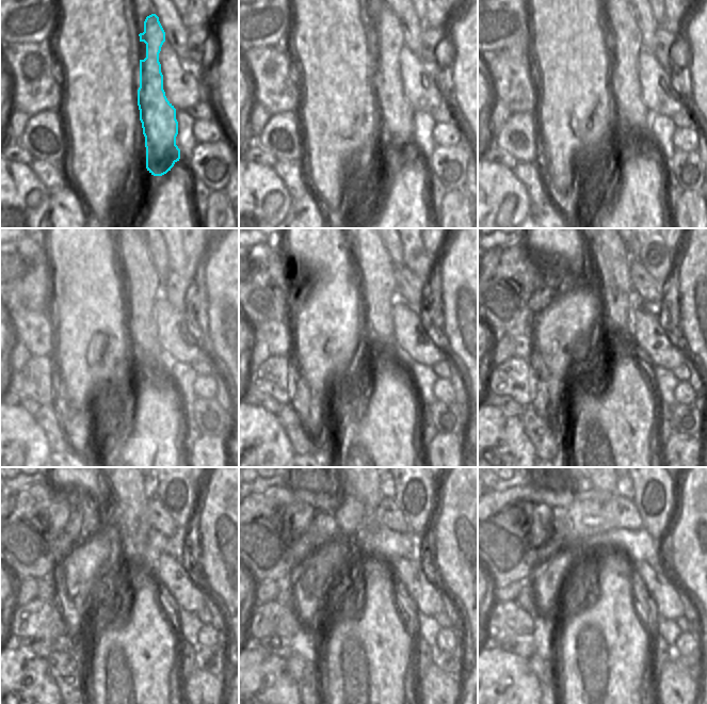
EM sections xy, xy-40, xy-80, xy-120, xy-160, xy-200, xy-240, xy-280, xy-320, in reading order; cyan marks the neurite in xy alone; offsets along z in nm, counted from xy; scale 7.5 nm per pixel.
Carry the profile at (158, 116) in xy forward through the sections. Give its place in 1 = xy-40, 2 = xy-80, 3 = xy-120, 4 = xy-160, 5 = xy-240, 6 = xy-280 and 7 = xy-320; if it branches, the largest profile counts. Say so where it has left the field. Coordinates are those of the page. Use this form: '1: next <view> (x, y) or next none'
1: next xy-40 (396, 114)
2: next xy-80 (627, 44)
3: next xy-120 (145, 286)
4: next xy-160 (373, 264)
5: next xy-240 (130, 489)
6: next xy-280 (369, 489)
7: next xy-320 (606, 489)

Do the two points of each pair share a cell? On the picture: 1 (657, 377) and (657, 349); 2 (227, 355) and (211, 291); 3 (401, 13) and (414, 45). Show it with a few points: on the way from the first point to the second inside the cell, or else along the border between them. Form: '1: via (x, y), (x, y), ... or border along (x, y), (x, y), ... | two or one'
1: border along (653, 363), (672, 370) | two
2: via (224, 339), (222, 335), (221, 307) | one
3: via (408, 20), (412, 27), (412, 37) | one

